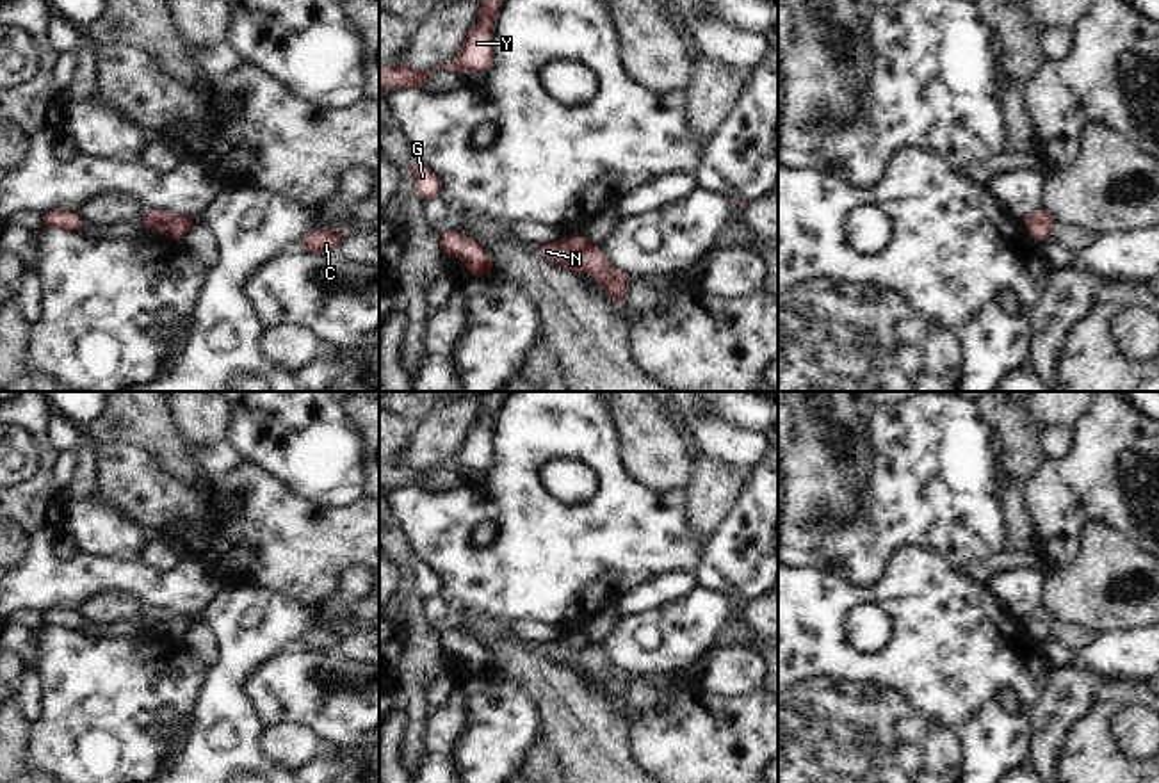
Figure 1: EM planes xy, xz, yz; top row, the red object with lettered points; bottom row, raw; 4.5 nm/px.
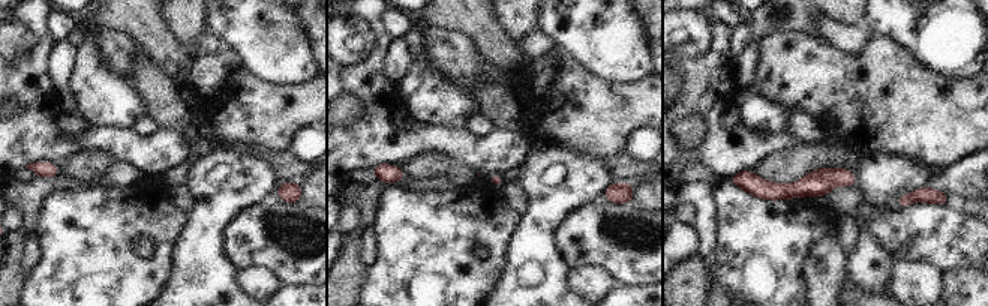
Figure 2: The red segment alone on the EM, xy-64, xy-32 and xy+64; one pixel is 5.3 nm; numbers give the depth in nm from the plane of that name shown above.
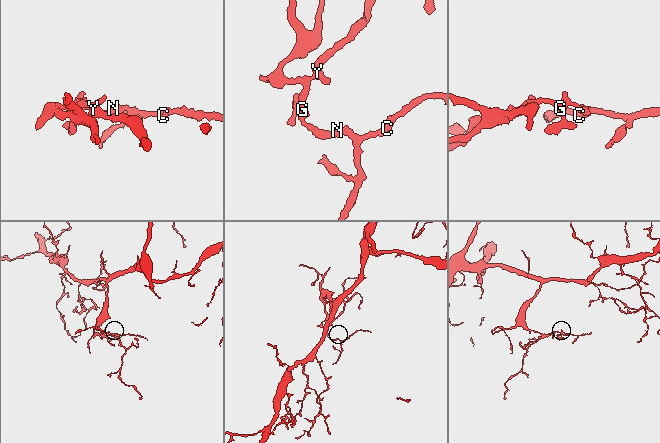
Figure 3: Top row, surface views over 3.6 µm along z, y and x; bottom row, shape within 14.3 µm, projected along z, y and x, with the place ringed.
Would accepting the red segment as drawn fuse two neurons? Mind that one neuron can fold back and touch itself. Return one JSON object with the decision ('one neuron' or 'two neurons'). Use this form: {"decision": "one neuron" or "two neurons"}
{"decision": "two neurons"}

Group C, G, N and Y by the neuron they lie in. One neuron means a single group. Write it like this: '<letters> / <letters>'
C N / G Y

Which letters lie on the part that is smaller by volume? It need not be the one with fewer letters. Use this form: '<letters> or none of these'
C, N.

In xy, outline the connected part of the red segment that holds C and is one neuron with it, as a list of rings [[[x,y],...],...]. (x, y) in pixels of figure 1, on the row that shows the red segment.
[[[313,228],[310,230],[303,238],[301,246],[303,249],[310,253],[331,253],[336,251],[344,242],[344,233],[336,230],[322,230],[322,228]]]

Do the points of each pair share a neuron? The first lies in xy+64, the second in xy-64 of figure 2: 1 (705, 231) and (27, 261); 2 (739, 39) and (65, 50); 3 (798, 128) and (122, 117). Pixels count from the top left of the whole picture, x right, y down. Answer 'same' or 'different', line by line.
1: same
2: same
3: different

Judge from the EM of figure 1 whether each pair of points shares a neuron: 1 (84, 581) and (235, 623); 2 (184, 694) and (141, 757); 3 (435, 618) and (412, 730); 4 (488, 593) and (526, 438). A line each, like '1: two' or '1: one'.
1: two
2: one
3: two
4: one

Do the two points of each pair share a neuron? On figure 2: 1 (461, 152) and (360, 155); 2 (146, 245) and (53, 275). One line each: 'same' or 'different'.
1: same
2: different

